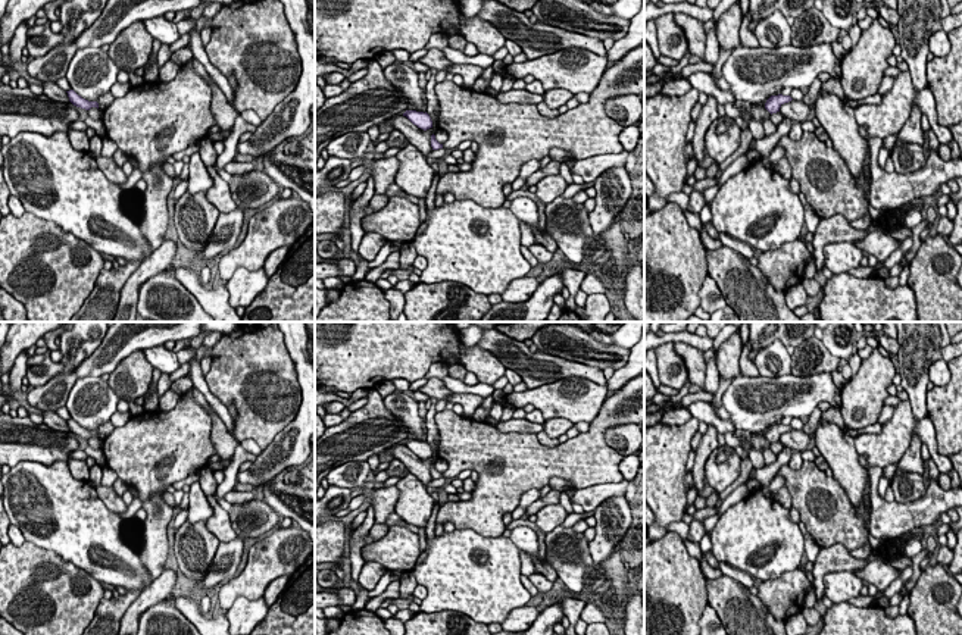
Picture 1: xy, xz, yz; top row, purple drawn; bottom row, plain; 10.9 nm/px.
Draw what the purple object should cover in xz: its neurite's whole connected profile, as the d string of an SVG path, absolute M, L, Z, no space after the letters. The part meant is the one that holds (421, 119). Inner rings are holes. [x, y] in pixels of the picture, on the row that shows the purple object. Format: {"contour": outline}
{"contour": "M406 110L403 116L424 131L432 128L432 121L427 112Z"}

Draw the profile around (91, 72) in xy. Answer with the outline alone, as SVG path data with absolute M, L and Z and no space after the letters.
M85 47L74 54L65 78L71 88L88 101L97 101L118 81L119 68L107 51Z

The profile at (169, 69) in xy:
M168 60L160 69L159 69L159 78L162 79L162 82L169 82L172 81L178 72L179 72L181 66L174 63L172 60Z

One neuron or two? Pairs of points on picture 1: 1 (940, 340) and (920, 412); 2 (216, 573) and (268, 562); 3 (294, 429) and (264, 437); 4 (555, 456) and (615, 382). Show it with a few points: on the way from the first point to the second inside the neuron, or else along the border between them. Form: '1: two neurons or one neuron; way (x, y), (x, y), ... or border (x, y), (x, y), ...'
1: one neuron; way (923, 357), (918, 362), (918, 394)
2: two neurons; border (234, 575), (224, 582)
3: two neurons; border (297, 407), (297, 413), (262, 450)
4: two neurons; border (628, 379), (621, 387)

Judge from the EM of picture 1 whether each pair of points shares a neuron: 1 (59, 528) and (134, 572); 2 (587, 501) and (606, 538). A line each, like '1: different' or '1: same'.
1: same
2: different

